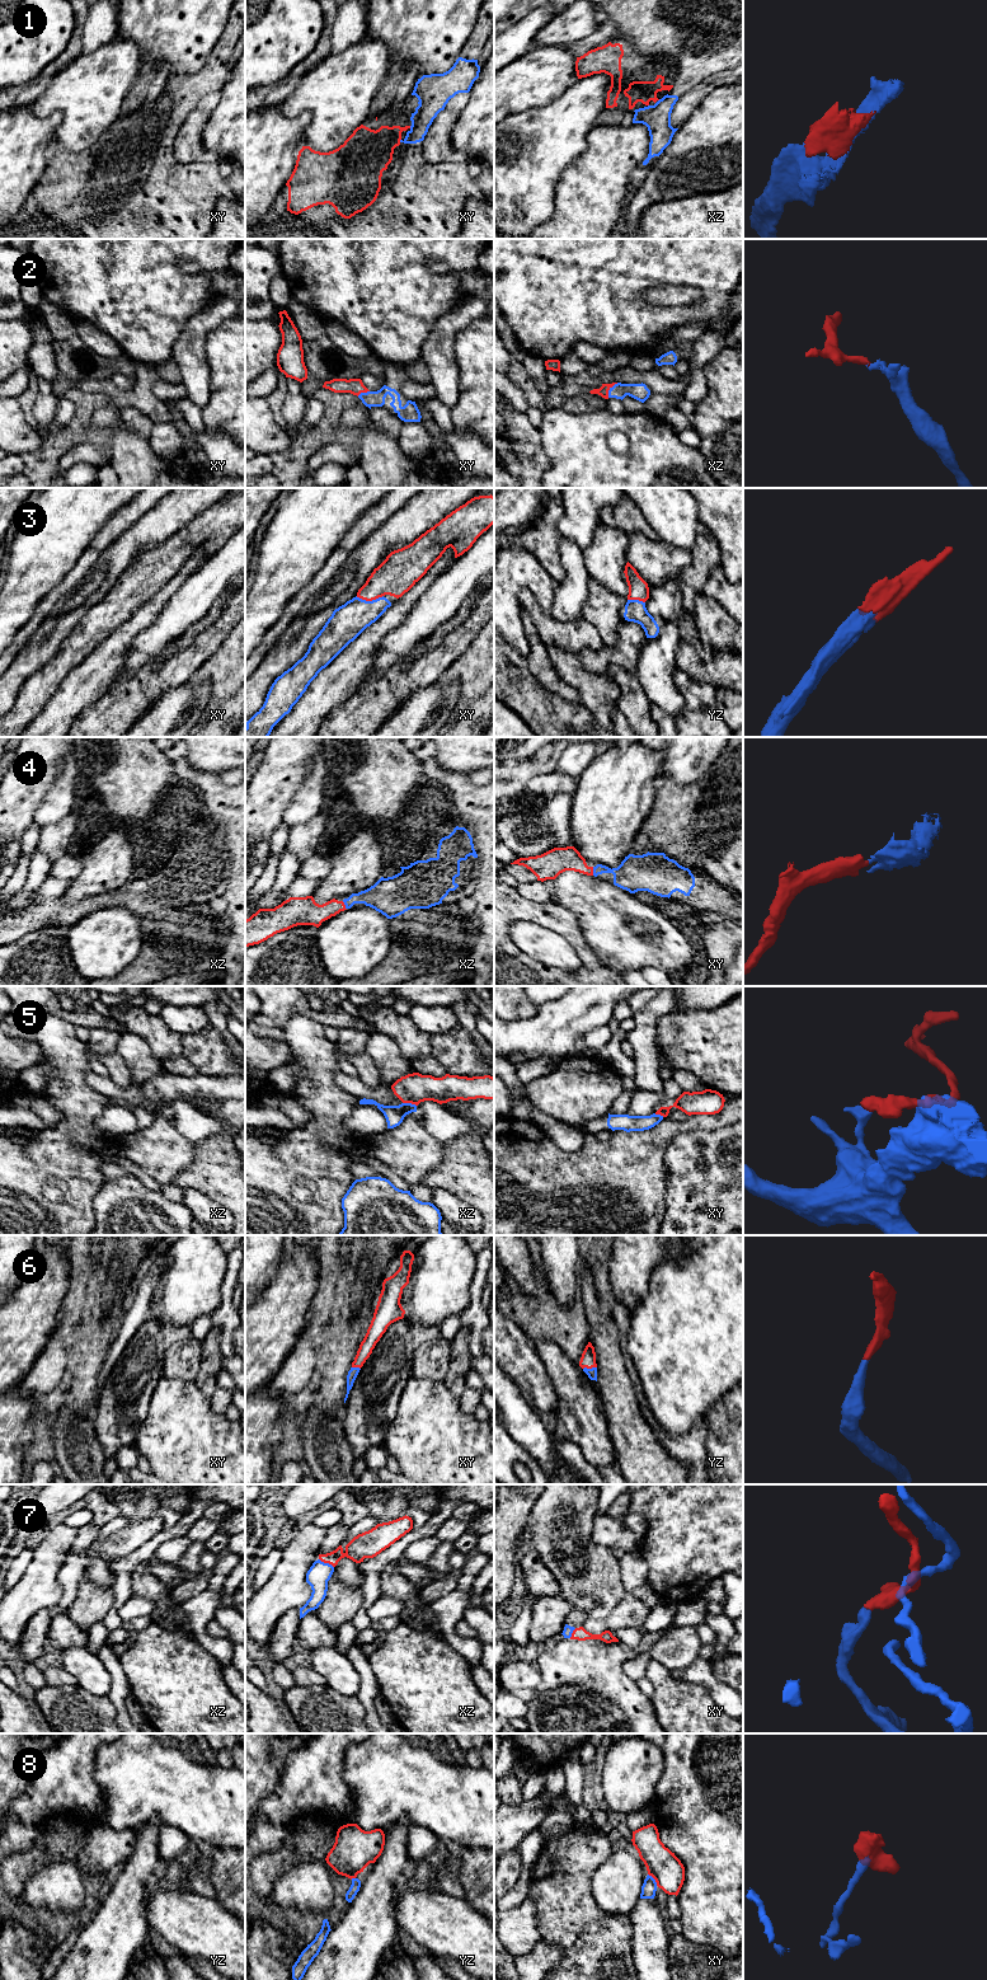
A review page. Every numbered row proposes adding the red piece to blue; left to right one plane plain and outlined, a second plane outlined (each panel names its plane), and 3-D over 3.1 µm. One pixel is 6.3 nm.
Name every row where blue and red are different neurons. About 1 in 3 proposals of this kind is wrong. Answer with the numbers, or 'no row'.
5, 8

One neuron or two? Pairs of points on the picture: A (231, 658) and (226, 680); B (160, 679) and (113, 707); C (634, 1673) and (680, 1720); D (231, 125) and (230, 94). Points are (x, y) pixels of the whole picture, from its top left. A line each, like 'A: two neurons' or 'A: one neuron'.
A: one neuron
B: one neuron
C: two neurons
D: one neuron

